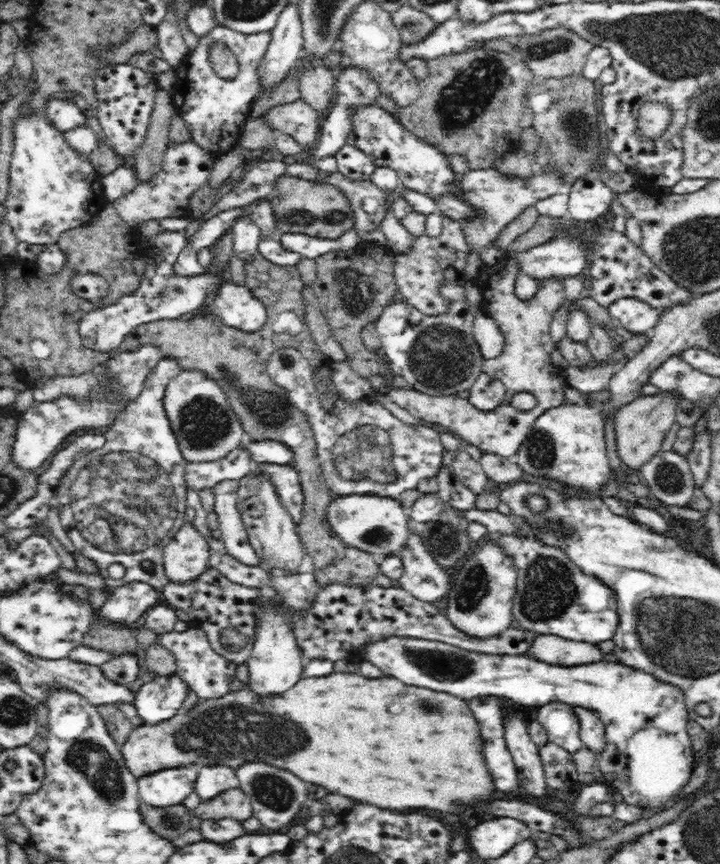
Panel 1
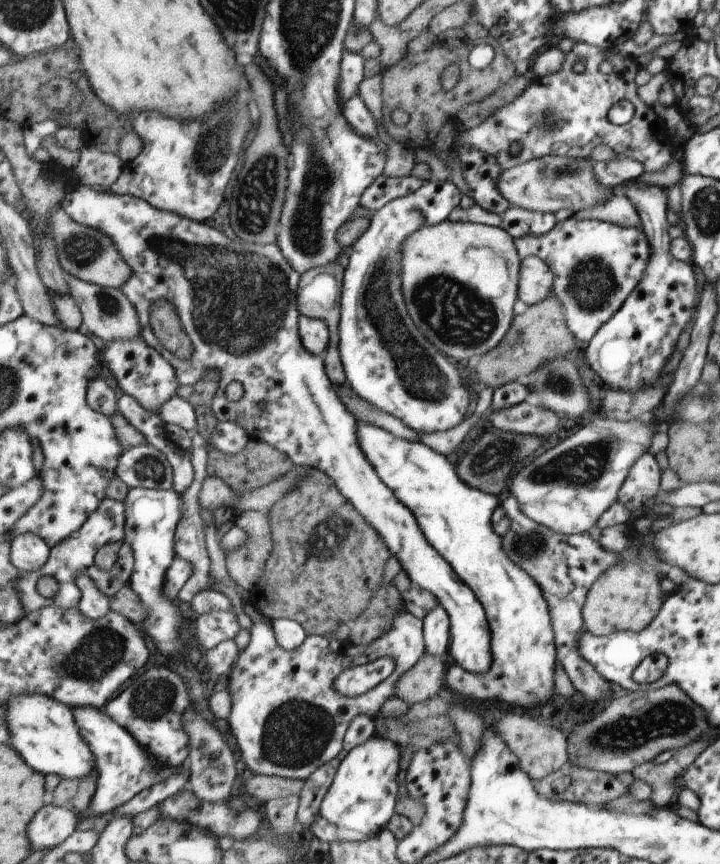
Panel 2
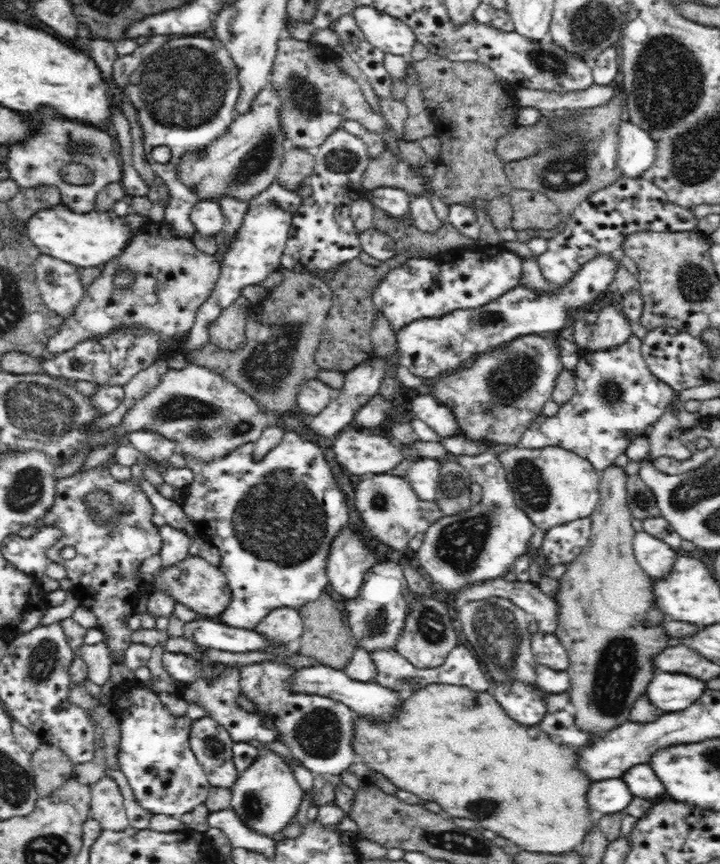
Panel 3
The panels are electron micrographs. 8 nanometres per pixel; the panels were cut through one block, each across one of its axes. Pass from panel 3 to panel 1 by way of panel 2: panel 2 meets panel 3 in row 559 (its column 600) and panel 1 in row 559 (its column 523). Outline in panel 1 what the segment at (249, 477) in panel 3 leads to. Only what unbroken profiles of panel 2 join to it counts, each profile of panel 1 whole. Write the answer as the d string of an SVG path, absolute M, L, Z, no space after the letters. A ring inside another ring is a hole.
M225 480L213 488L214 512L218 515L219 529L222 532L220 540L230 556L244 564L256 565L256 551L250 544L237 506L238 488L239 481L235 480Z

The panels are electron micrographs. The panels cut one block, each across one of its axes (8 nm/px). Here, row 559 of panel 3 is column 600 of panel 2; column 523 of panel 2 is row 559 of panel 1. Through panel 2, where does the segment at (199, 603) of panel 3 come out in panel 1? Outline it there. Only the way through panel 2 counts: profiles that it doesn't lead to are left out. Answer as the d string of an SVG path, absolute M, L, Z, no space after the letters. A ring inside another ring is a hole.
M186 521L164 547L164 572L174 584L194 582L210 567L209 558L208 541Z

